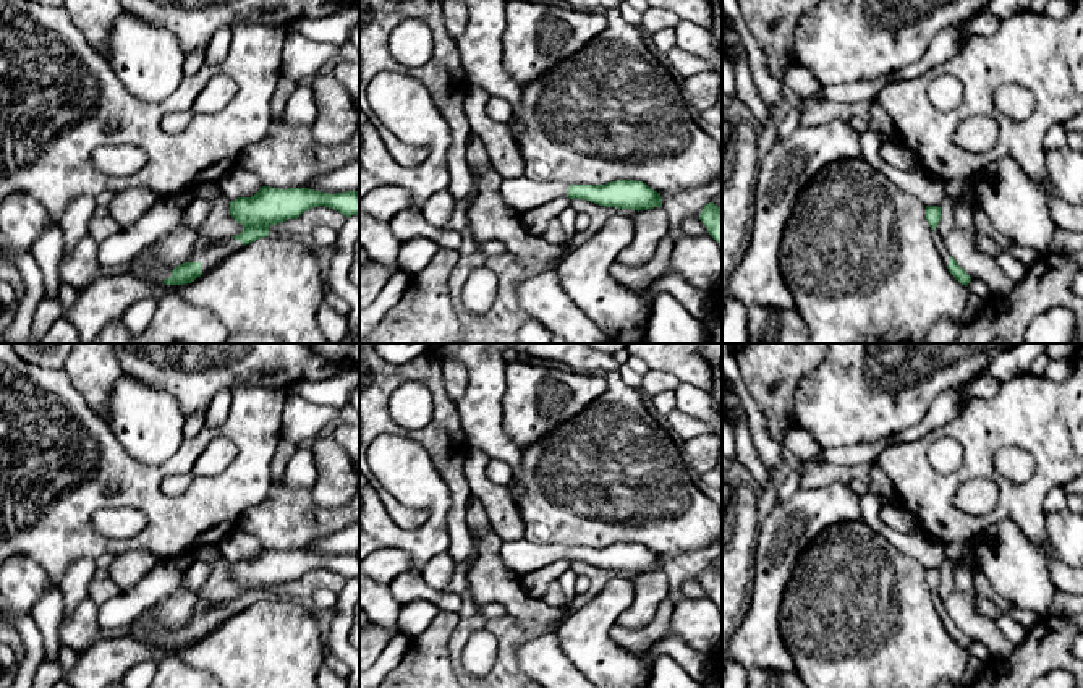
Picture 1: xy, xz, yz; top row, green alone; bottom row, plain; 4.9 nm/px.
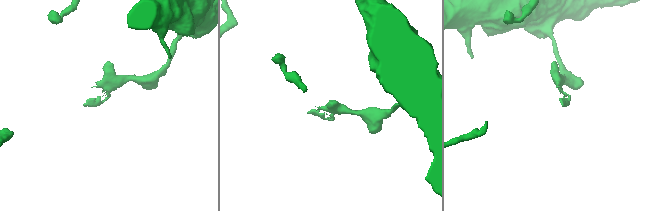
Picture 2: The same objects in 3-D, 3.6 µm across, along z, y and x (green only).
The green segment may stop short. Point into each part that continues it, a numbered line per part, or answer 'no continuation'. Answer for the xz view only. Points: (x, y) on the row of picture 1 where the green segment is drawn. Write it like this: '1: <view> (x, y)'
1: xz (523, 195)

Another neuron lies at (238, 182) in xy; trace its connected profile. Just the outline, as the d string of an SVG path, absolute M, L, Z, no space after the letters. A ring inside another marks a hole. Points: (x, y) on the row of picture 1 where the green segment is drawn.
M236 165L219 181L219 188L223 197L235 201L254 196L262 188L262 183L257 175Z

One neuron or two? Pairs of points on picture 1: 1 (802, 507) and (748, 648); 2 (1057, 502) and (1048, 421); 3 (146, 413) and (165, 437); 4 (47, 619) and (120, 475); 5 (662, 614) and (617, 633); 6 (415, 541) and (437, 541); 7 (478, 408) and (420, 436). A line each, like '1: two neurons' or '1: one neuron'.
1: one neuron
2: two neurons
3: one neuron
4: two neurons
5: one neuron
6: one neuron
7: two neurons

